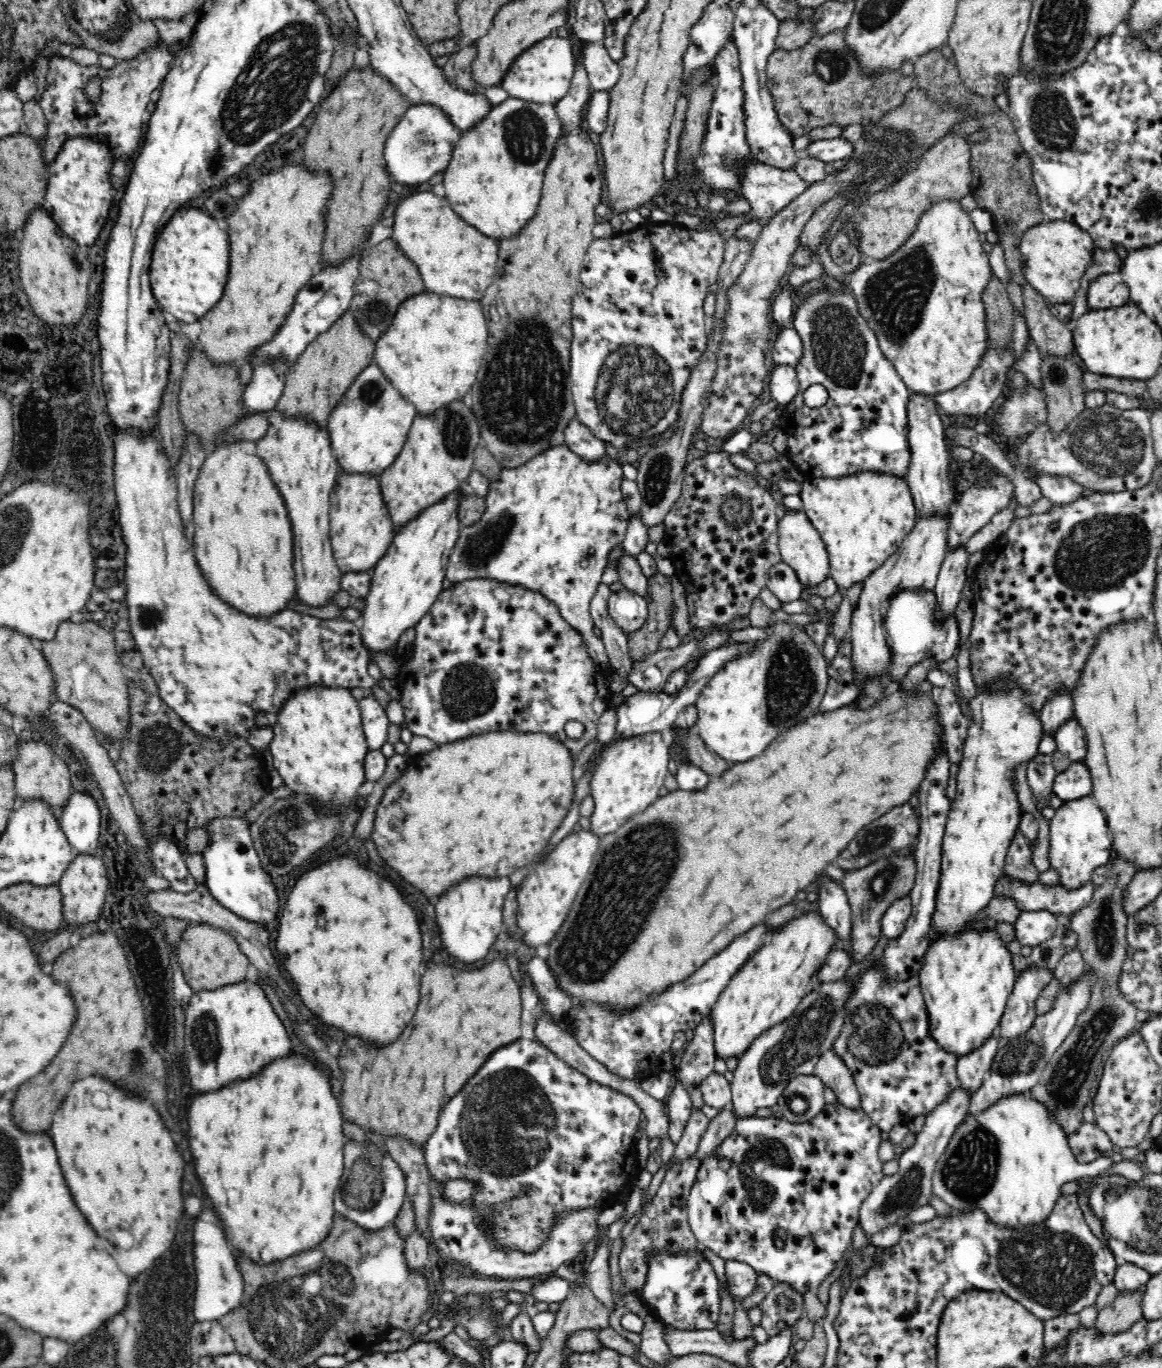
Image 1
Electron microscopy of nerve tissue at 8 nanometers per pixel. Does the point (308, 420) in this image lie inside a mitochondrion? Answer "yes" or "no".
no

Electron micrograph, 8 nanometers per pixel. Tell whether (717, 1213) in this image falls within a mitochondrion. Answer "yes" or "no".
no

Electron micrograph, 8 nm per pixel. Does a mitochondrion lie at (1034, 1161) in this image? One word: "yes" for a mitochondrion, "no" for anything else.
no

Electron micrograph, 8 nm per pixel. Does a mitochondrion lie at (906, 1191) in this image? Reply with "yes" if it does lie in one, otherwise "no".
yes

